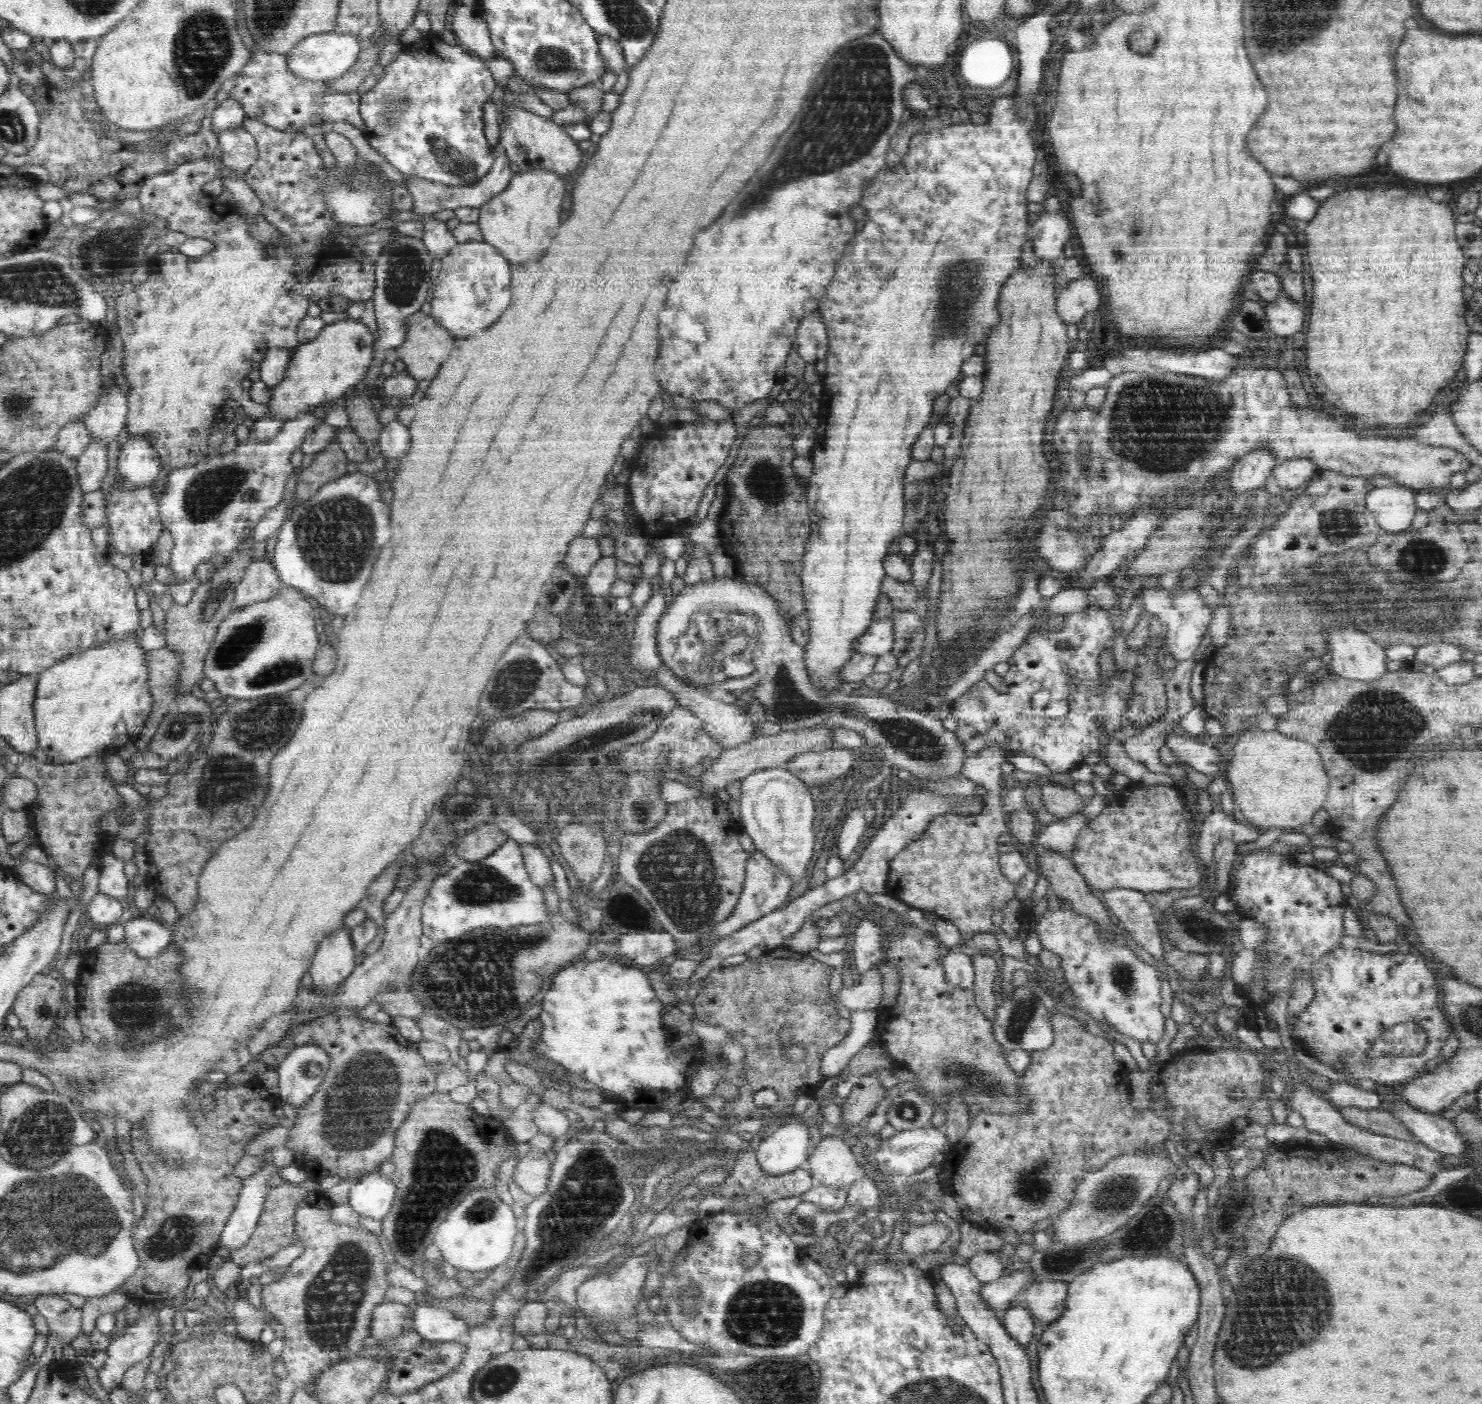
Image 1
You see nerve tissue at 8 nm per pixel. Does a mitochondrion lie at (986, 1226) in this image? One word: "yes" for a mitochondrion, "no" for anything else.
no

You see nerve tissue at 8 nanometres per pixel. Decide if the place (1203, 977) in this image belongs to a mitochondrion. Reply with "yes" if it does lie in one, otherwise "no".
no

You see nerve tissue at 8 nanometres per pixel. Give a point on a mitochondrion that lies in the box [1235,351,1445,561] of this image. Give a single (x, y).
(1340, 527)

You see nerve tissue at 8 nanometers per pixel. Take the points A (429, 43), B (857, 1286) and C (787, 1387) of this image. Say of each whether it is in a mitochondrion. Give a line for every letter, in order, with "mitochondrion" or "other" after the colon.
A: other
B: other
C: mitochondrion

